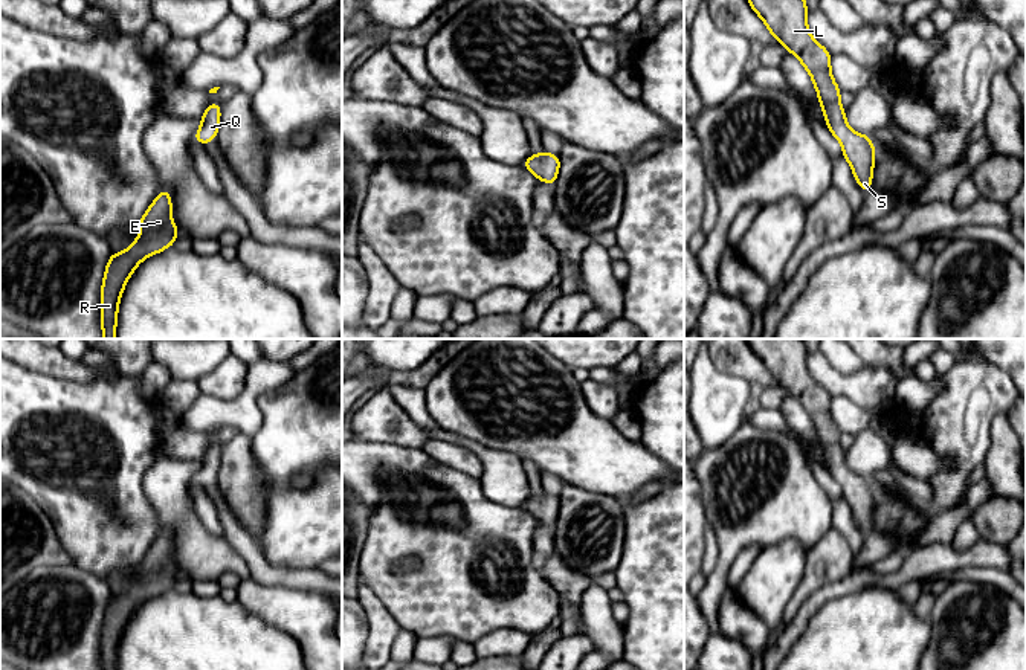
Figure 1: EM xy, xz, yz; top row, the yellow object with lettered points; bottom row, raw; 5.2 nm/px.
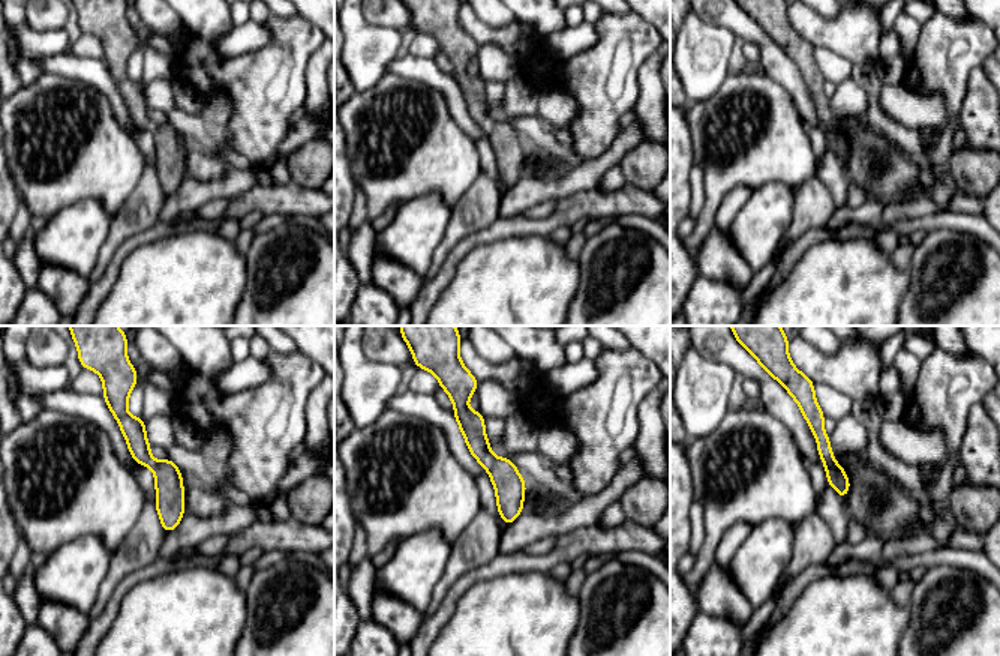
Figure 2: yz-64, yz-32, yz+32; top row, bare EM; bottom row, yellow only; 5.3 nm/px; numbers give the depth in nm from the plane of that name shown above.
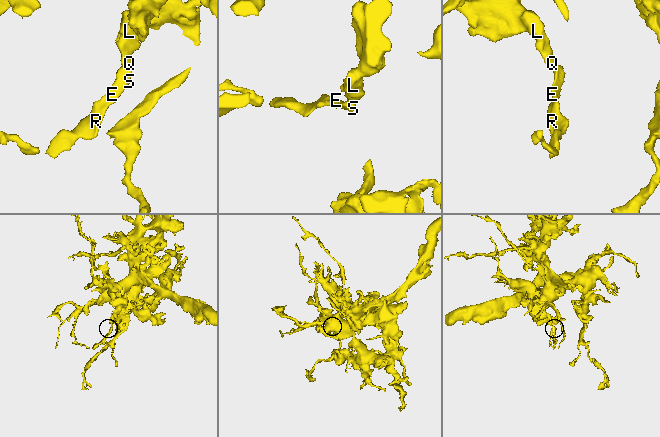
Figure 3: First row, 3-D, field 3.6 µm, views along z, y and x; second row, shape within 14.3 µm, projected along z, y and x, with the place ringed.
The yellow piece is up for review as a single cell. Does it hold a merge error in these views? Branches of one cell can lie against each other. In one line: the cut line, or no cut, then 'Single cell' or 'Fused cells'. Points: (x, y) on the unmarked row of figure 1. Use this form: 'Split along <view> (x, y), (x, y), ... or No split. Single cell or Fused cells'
No split. Single cell

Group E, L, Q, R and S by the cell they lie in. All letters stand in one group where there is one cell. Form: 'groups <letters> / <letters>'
groups E L Q R S

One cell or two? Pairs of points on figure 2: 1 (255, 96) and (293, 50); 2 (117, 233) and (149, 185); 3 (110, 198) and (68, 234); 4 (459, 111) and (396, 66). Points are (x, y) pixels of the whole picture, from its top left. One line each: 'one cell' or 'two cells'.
1: one cell
2: one cell
3: two cells
4: one cell

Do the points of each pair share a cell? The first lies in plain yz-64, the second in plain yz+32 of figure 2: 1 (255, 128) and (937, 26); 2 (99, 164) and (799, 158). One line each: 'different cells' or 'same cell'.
1: same cell
2: same cell

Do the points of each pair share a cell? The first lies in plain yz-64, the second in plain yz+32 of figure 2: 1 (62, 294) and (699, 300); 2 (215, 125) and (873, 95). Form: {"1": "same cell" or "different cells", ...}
{"1": "different cells", "2": "different cells"}

